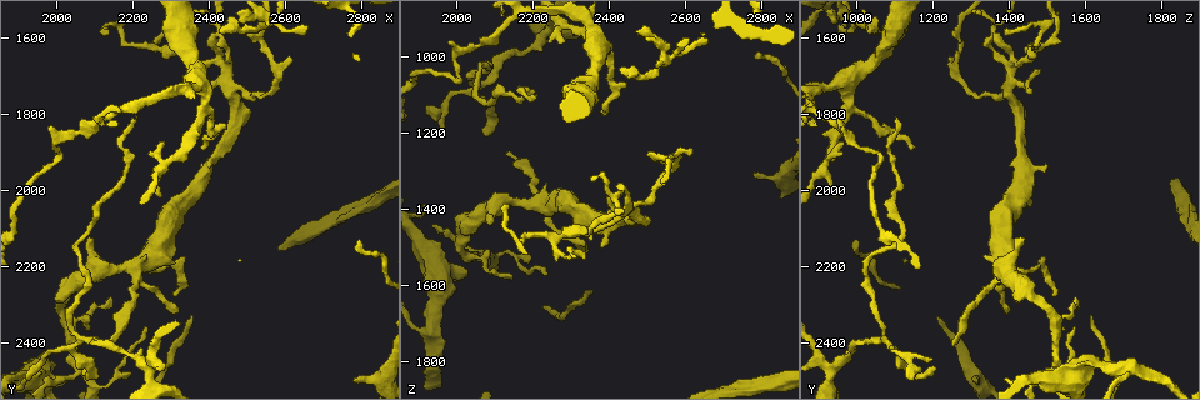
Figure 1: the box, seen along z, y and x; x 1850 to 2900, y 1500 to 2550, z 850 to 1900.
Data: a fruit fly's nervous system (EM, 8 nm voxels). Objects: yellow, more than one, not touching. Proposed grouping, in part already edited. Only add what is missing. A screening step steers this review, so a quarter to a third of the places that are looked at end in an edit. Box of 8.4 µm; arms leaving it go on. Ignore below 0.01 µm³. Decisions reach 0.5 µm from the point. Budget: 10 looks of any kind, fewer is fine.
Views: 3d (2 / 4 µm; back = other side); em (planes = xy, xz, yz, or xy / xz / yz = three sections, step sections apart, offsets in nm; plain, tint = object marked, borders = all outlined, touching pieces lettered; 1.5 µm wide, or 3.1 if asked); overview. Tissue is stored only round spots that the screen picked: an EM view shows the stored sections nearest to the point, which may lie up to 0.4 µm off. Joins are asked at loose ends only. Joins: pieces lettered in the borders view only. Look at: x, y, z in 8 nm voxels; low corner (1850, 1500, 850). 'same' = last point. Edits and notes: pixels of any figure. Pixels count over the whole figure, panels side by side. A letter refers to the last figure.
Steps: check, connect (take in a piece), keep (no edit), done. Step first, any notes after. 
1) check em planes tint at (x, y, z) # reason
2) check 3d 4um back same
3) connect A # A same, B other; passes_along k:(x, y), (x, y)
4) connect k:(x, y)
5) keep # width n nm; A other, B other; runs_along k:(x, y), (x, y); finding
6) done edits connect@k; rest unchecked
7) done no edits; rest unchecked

check em planes borders at (2430, 1595, 1030) # an open end

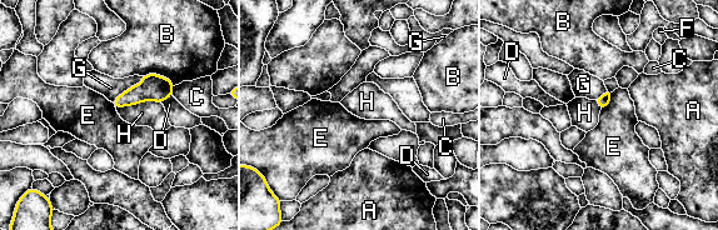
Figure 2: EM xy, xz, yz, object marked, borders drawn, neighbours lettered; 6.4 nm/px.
keep # A other, B other, C other, D other, E other, F other, G other, H other; no lettered piece goes on from it

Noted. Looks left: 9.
check em xy step 8 borders at (2130, 1585, 1385) # thin end

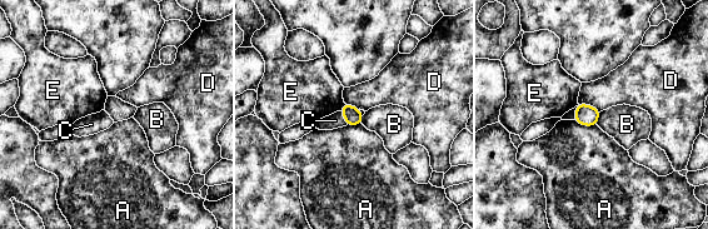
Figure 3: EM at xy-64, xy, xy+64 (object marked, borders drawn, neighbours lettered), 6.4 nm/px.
check em yz step 8 borders same

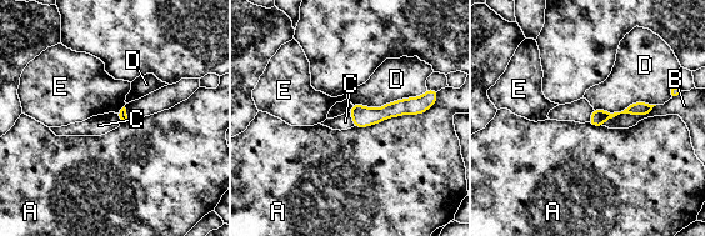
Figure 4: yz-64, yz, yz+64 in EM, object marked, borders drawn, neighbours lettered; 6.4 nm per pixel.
keep # A other, B other, C other, D other, E other; runs_along 4:(421, 105), (381, 114), (354, 113); no lettered piece goes on from it

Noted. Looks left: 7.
check 3d 2um at (2210, 1815, 1100) # end of a long branch

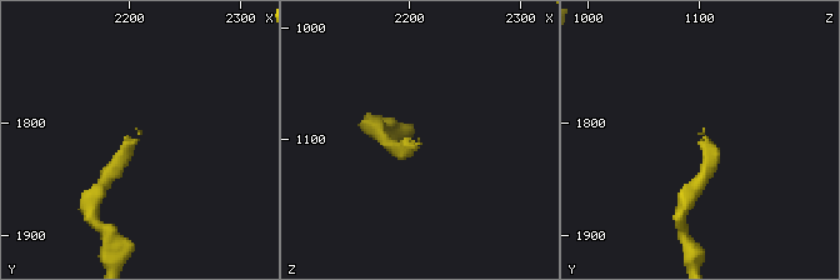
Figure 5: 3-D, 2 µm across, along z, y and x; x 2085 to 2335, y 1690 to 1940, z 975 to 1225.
check em planes borders at (2206, 1814, 1104)

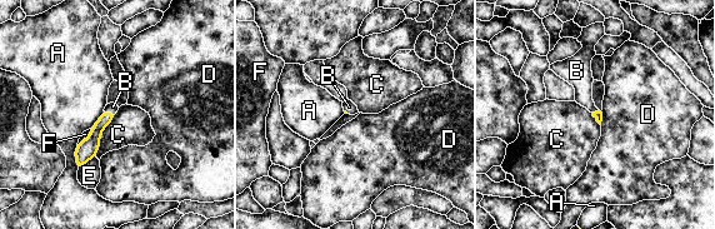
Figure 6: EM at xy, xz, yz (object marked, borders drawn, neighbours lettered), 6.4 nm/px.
connect B # A other, B same, C other, D other, E other, F other; passes_along 6:(90, 145), (110, 113), (113, 106); the cell continues

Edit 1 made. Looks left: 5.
check overview

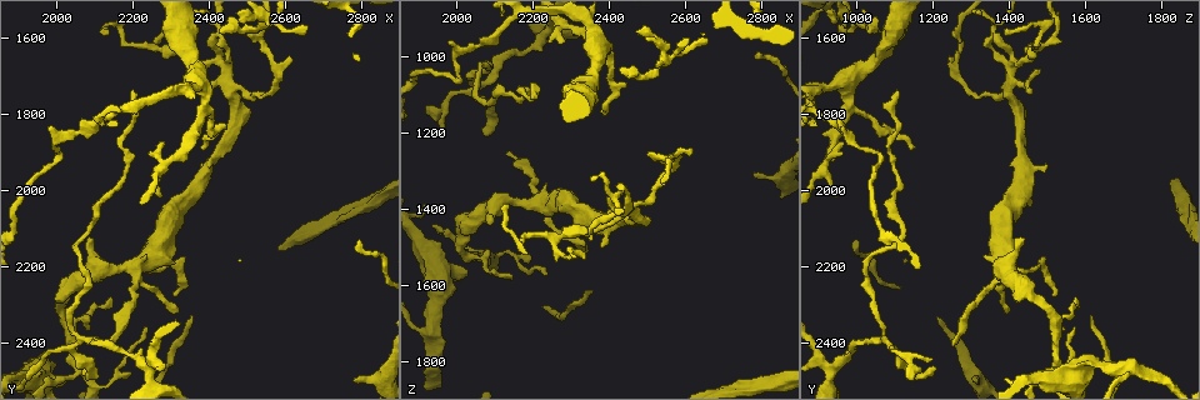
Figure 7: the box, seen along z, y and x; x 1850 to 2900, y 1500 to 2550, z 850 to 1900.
check em planes borders at (2275, 2010, 950) # branch stops here

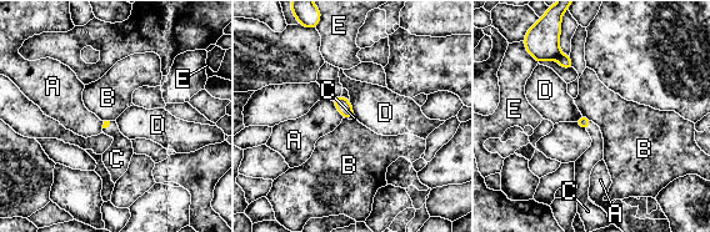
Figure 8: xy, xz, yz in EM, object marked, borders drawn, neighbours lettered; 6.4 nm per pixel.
connect C # A other, B other, C same, D other, E other; it goes on there

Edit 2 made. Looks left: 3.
done edits connect@6, connect@8; rest unchecked

